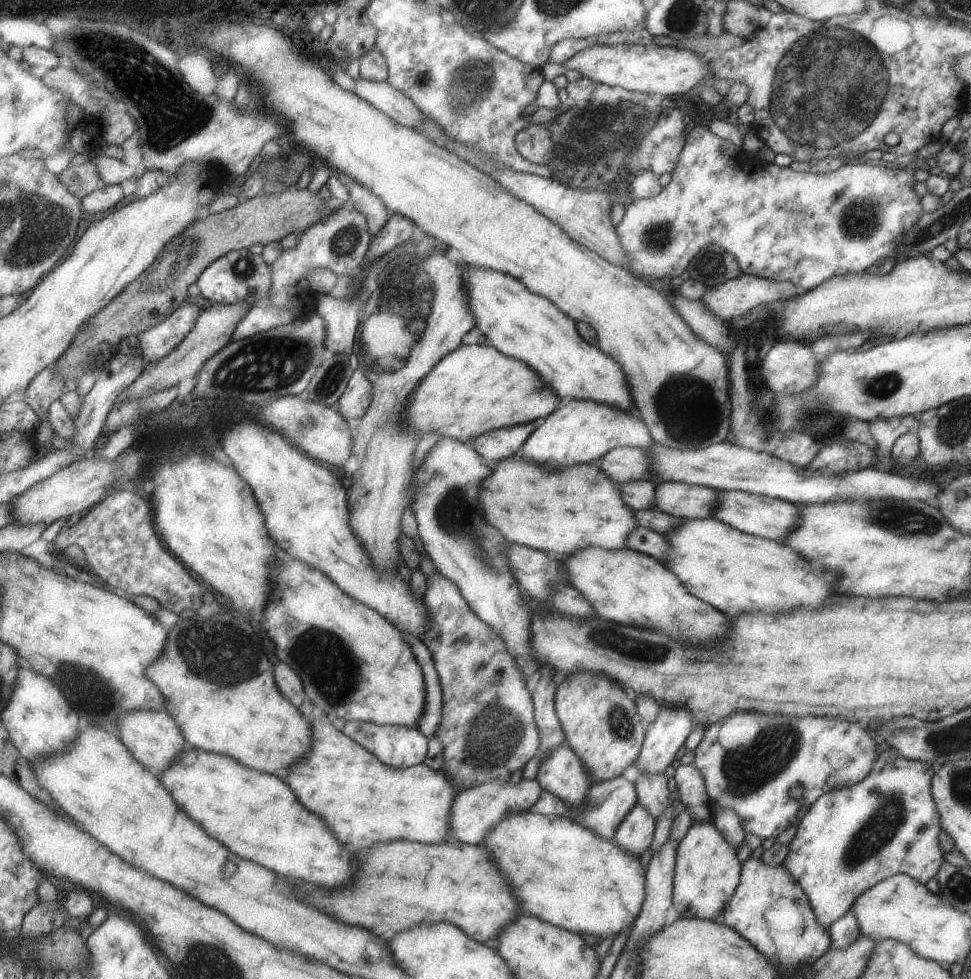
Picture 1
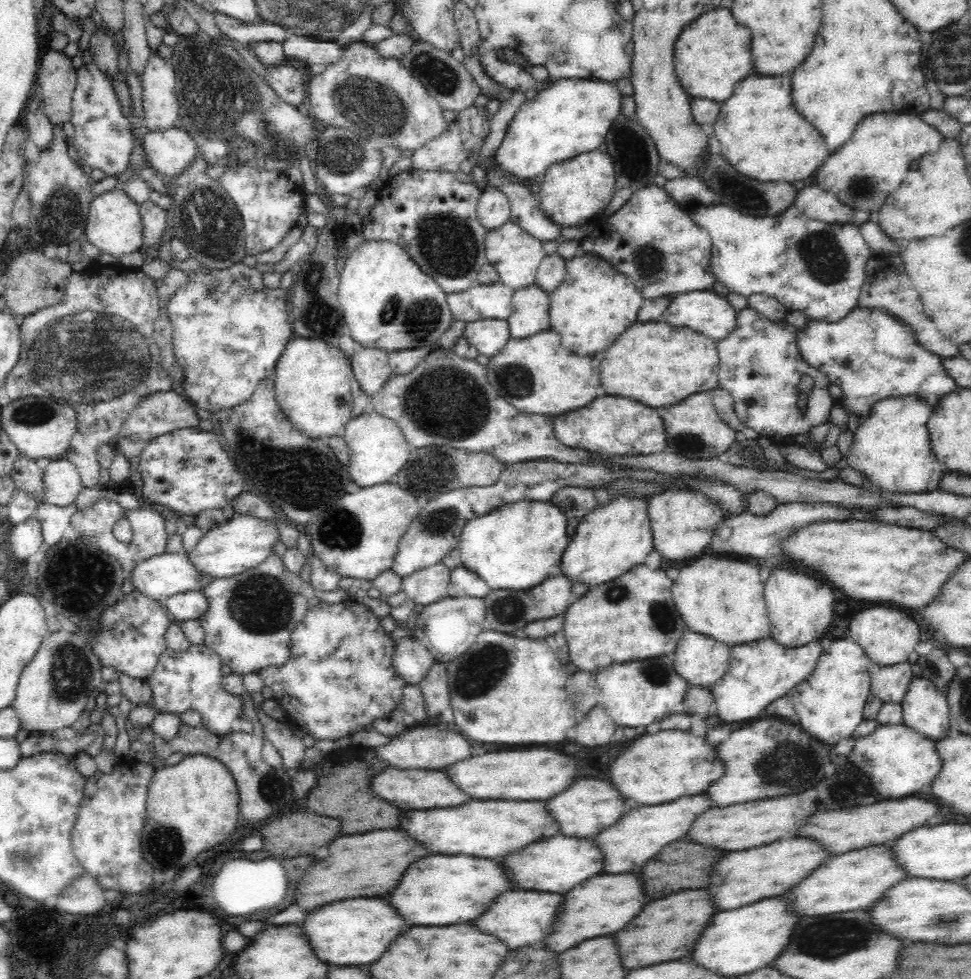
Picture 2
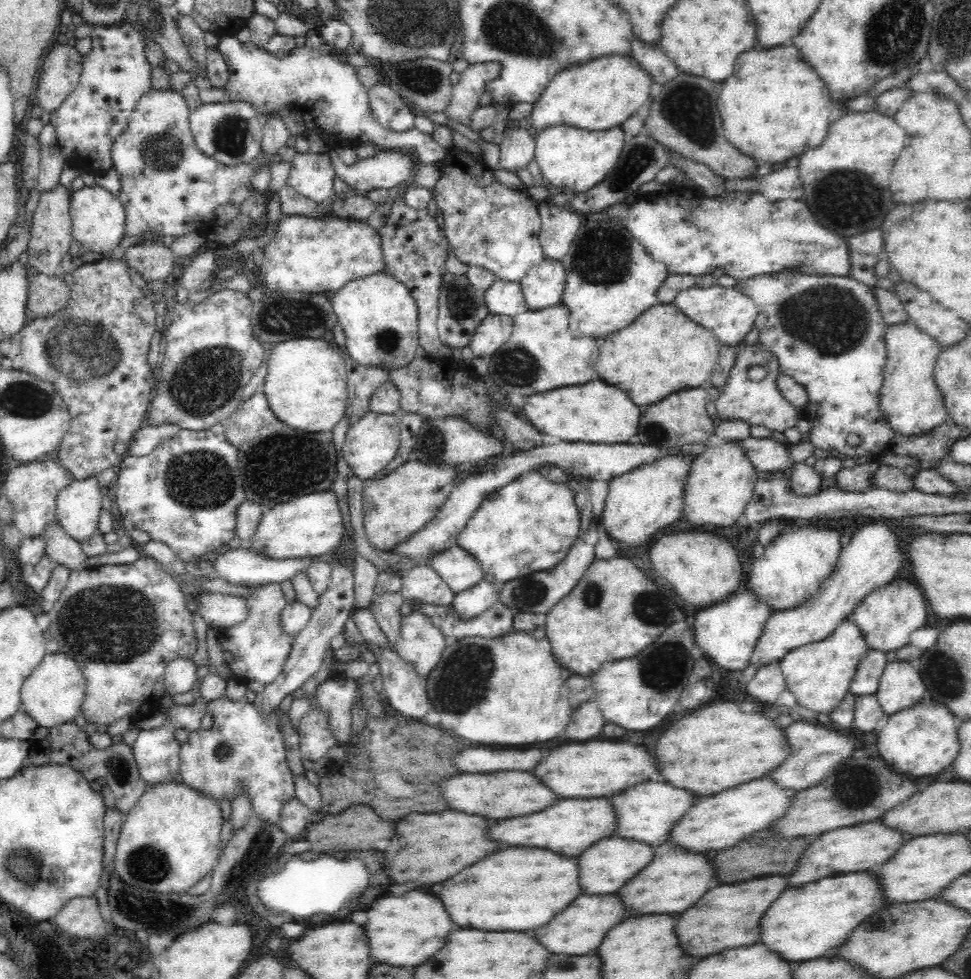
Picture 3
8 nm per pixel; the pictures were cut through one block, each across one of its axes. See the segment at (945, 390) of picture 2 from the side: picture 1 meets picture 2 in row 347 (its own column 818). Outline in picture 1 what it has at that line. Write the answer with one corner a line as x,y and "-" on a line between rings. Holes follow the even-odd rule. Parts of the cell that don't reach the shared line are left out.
891,748
879,753
871,772
861,782
831,789
806,808
807,812
796,824
782,865
803,890
811,912
823,930
845,916
859,894
886,878
906,874
921,884
929,878
936,878
937,869
944,858
938,843
941,832
939,813
935,810
930,791
930,780
935,769
932,764
907,760

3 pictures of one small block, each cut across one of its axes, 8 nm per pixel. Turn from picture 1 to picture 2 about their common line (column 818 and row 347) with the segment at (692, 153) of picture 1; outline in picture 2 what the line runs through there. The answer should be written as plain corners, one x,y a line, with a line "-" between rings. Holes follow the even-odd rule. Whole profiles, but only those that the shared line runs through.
241,262
222,270
200,269
199,271
188,273
188,278
189,281
169,300
167,310
169,319
173,324
173,353
184,374
182,386
186,392
186,399
190,400
201,413
206,415
207,413
226,410
246,402
264,379
275,378
274,364
276,364
278,356
282,354
284,346
288,344
288,340
292,336
292,326
290,326
290,320
288,320
288,306
286,306
288,293
283,289
270,290
264,285
262,273
255,270
254,267
248,268

